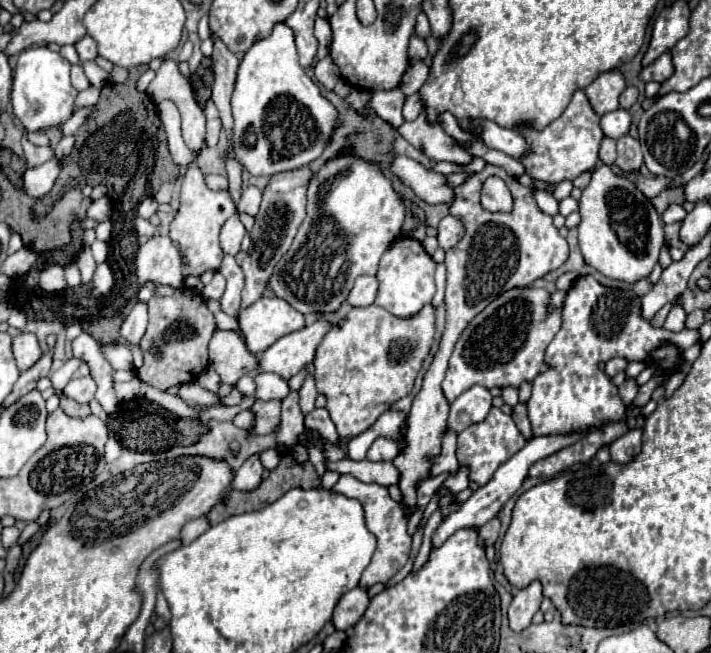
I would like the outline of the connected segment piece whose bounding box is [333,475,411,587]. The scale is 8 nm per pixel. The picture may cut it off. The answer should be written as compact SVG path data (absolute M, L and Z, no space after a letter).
M341 475L339 481L333 485L333 491L361 501L361 505L365 509L367 527L377 537L377 551L375 551L371 563L367 565L367 569L363 571L363 577L361 577L359 585L361 587L371 587L375 583L389 581L407 563L409 549L411 549L411 537L407 535L407 519L403 517L403 511L401 511L399 503L389 497L387 487L377 485L377 483L367 485L367 483L359 481L359 479L355 479L353 475Z

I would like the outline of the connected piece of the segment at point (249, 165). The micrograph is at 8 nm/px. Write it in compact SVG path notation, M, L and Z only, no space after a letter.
M275 23L271 35L257 39L245 53L231 97L235 119L235 157L251 175L275 175L317 159L337 123L335 107L321 97L319 87L299 65L295 33L287 23Z

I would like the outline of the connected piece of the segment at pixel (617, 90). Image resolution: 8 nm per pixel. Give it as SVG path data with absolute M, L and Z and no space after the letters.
M605 71L591 85L585 87L585 95L589 97L597 115L619 109L619 95L625 89L625 77L621 71Z

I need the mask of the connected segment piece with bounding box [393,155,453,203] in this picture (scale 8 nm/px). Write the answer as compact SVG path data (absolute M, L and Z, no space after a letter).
M397 155L393 163L393 173L405 181L423 201L427 203L451 203L453 189L445 185L445 177L441 173L433 173L425 169L421 163Z

